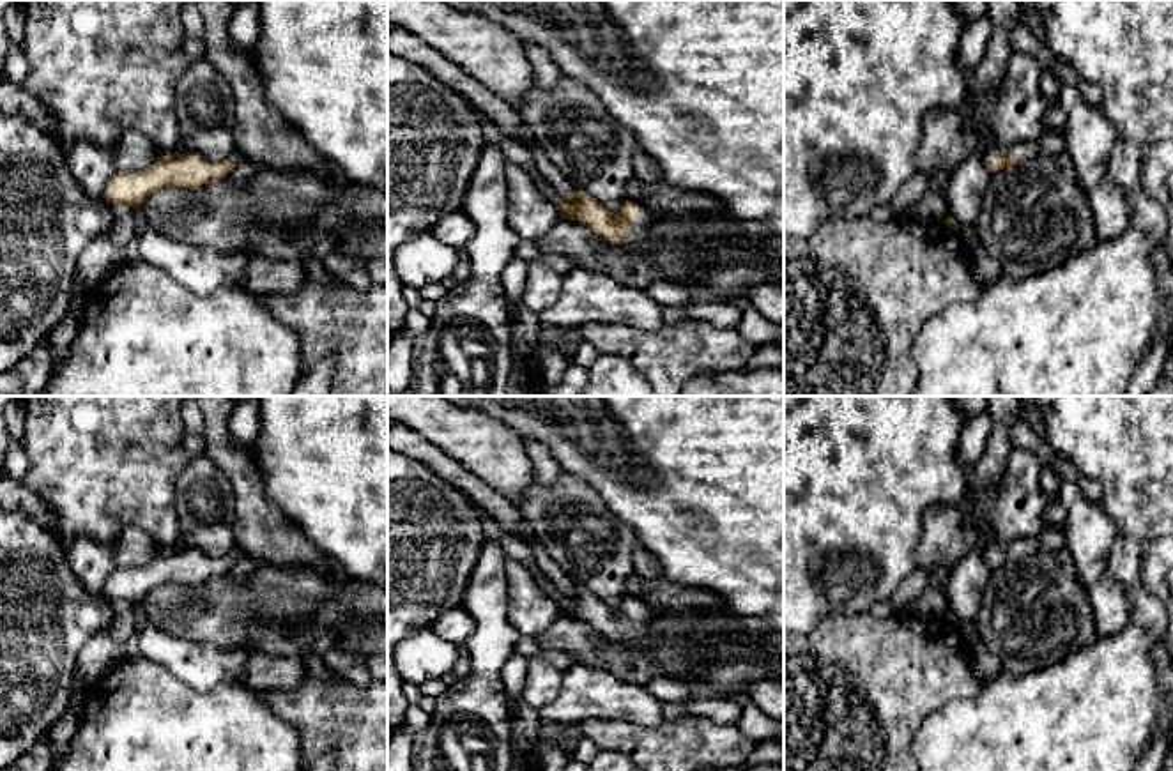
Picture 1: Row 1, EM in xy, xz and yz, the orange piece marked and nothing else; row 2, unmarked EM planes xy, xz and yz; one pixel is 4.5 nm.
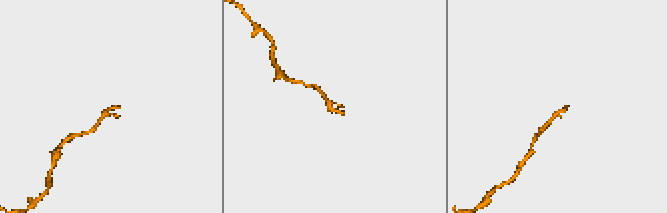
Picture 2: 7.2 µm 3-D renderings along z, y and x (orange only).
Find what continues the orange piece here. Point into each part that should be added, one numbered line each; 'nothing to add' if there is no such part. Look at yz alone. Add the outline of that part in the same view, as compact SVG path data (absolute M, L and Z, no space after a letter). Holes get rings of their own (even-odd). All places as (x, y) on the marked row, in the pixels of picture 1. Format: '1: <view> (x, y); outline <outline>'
1: yz (1023, 151); outline M1026 140L1026 141L1017 141L1010 147L1007 147L1007 149L989 150L984 157L987 157L994 152L1001 152L1001 150L1007 150L1008 154L1012 154L1017 163L1033 159L1040 154L1039 145L1035 143L1035 140Z

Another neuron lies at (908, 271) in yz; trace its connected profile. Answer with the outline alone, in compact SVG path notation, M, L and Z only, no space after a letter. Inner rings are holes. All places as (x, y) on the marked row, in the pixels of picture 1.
M906 214L886 223L870 218L830 218L810 237L784 235L784 396L913 396L918 382L913 343L920 329L943 309L975 301L980 292L982 286L971 274L959 232L945 223L927 225Z

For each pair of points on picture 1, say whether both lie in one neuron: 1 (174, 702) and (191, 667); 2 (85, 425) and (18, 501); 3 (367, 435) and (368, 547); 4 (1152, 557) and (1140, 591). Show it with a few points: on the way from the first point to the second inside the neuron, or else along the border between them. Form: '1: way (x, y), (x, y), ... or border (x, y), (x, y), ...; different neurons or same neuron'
1: border (147, 660), (202, 692), (225, 683); different neurons
2: border (23, 481), (57, 519); different neurons
3: way (368, 464), (368, 519); same neuron
4: border (1154, 541), (1142, 566), (1142, 580), (1154, 596); different neurons

